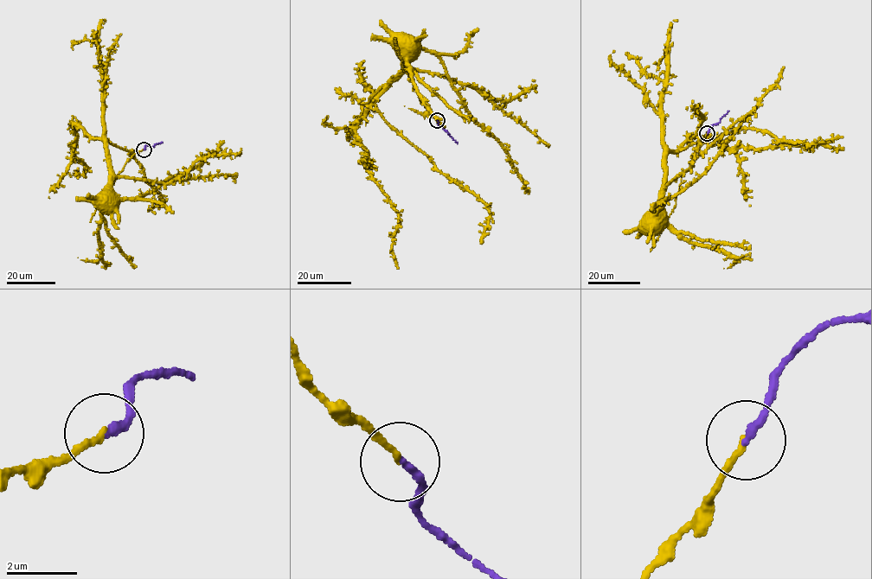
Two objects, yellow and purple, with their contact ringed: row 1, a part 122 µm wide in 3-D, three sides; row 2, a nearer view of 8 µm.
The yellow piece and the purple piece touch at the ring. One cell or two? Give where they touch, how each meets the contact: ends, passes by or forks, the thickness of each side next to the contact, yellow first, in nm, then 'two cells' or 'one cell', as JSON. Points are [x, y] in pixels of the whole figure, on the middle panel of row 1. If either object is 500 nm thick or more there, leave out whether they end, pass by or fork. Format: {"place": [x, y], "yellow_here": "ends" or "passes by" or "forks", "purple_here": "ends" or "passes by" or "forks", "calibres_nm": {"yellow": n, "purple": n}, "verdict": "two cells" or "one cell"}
{"place": [437, 120], "yellow_here": "ends", "purple_here": "ends", "calibres_nm": {"yellow": 170, "purple": 200}, "verdict": "one cell"}

